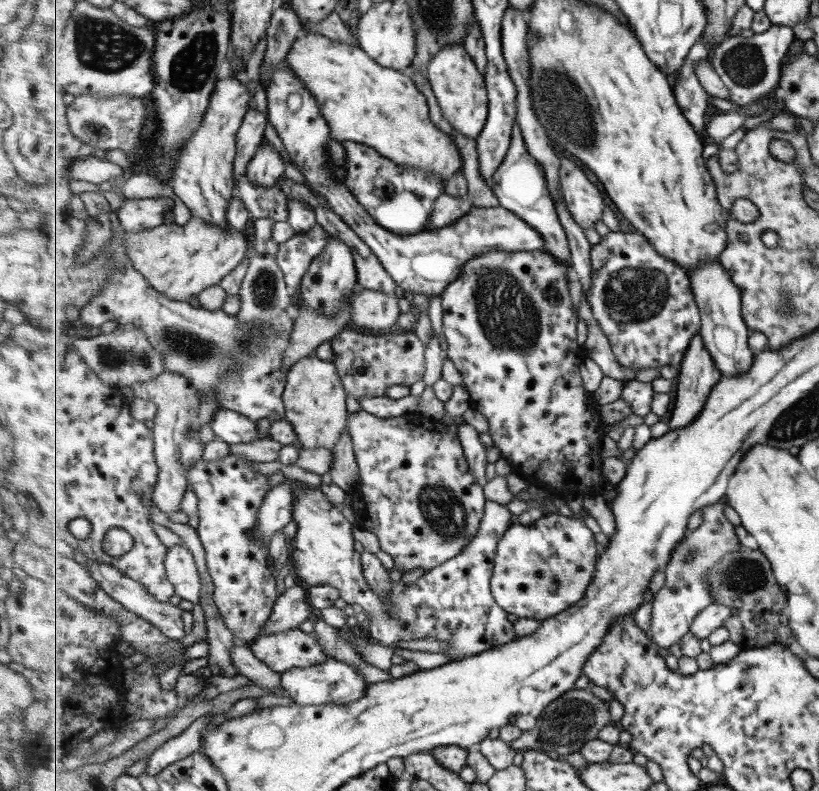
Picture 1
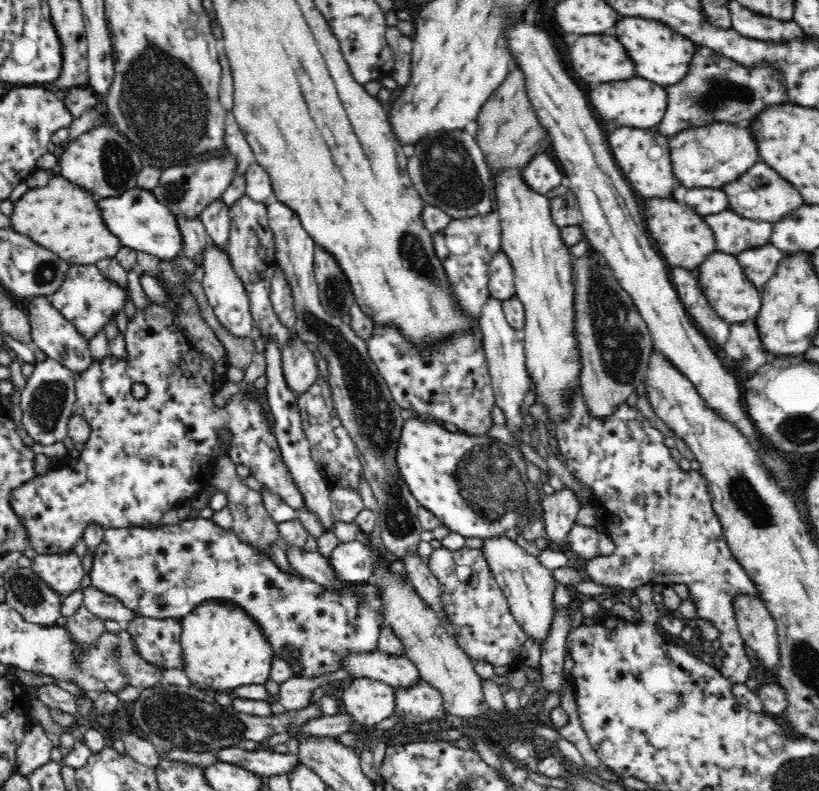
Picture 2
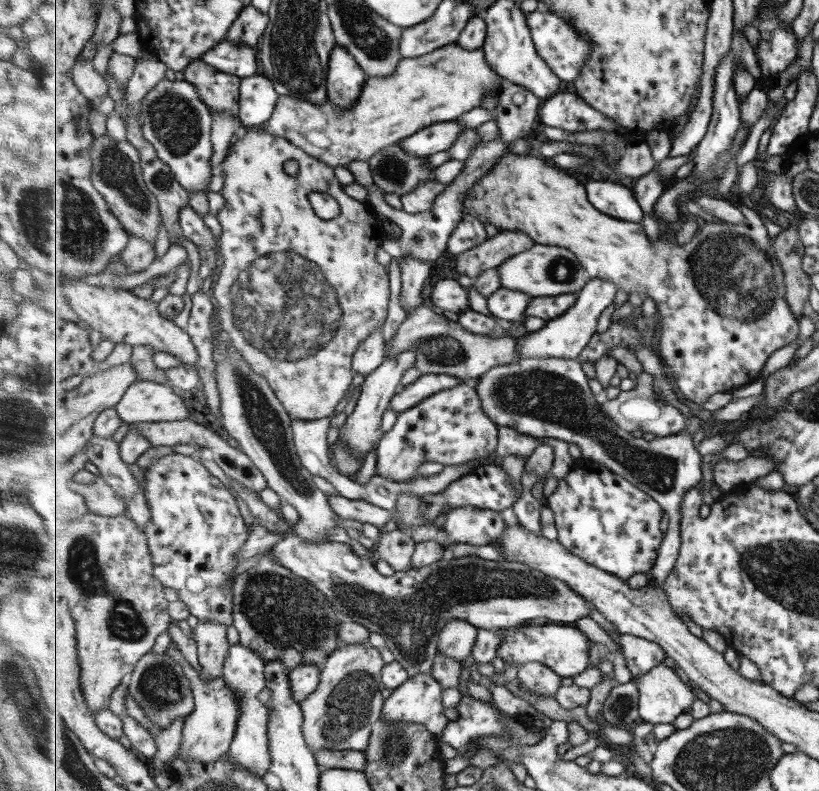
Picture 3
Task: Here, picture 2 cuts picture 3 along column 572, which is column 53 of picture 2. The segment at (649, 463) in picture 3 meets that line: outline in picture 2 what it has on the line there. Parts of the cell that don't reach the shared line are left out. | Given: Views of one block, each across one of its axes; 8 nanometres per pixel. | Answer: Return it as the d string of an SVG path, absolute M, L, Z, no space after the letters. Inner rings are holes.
M47 357L36 363L34 372L30 374L26 387L20 394L19 404L22 411L22 430L29 442L48 446L60 442L67 435L68 422L72 414L75 414L76 378L76 373L53 358Z

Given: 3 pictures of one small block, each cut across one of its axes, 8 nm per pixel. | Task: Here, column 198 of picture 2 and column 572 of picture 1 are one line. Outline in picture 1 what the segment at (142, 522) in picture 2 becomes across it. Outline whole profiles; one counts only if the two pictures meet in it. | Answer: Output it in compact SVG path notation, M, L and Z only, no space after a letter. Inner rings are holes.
M544 250L483 253L483 255L469 261L467 267L463 269L461 277L453 281L442 294L442 309L444 311L442 324L444 336L448 343L446 353L450 356L463 379L464 385L471 393L473 407L482 413L488 421L488 432L492 437L494 446L500 450L501 457L506 459L514 470L526 476L531 484L543 482L543 484L547 484L556 490L556 494L576 492L583 495L593 493L601 495L604 492L604 484L609 482L602 471L601 440L607 436L610 424L603 422L599 413L599 406L597 410L594 409L593 394L585 389L583 378L581 378L581 367L589 356L585 345L581 347L577 342L577 324L579 324L580 315L577 315L577 308L571 294L570 282L572 278L572 265L563 265L561 261L557 261L557 258Z

